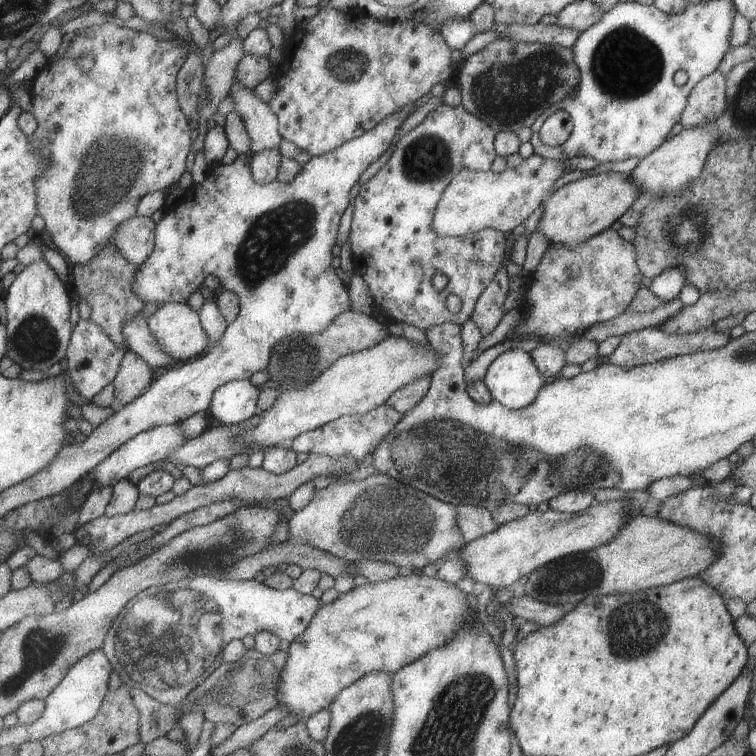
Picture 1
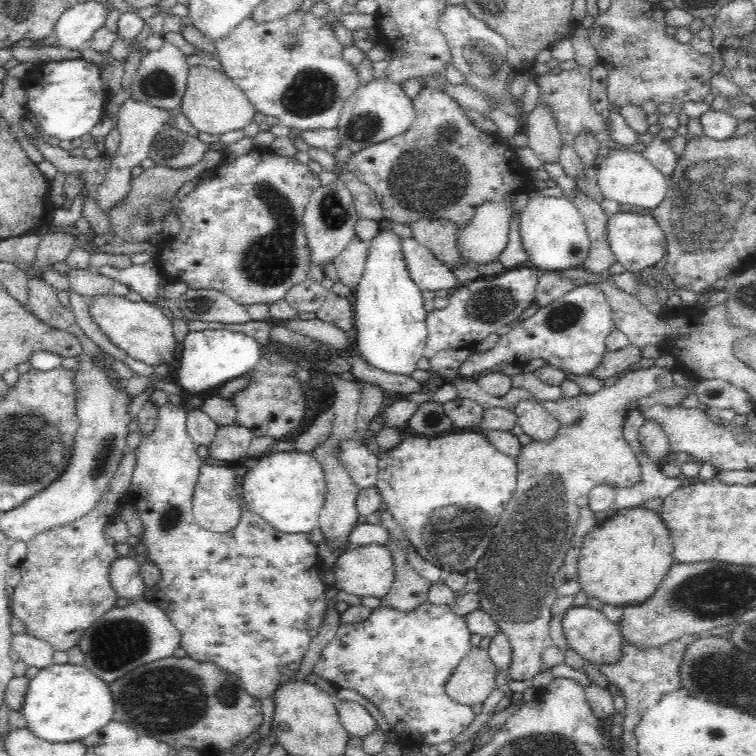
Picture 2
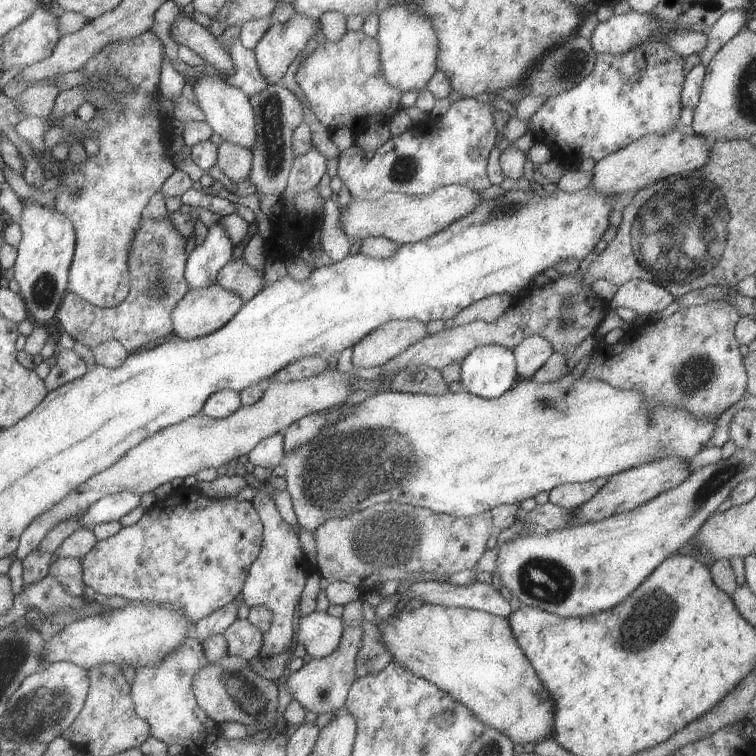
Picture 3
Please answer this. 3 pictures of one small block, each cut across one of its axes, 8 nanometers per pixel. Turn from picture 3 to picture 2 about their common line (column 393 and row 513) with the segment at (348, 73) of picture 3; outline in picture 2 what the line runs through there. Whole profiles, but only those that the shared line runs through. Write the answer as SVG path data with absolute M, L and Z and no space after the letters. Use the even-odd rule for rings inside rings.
M128 450L122 458L117 472L109 480L102 498L98 504L86 512L84 516L70 522L70 524L52 524L48 528L36 532L28 540L27 554L18 567L20 569L20 580L14 587L12 598L10 598L10 612L24 623L24 632L30 636L41 638L50 644L54 650L68 650L76 647L84 633L106 612L114 608L114 604L120 598L120 594L111 585L111 564L118 558L118 552L114 545L106 542L105 526L118 518L114 517L116 508L124 503L120 500L124 494L129 493L131 478L136 470L136 452Z

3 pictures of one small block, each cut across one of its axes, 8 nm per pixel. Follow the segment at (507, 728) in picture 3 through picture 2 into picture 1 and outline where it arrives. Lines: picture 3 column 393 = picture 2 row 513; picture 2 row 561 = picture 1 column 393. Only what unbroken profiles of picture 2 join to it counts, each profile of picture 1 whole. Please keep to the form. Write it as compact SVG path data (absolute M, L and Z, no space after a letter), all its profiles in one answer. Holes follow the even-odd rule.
M423 574L398 576L391 580L368 582L347 594L341 593L333 602L324 604L307 630L287 645L289 660L279 684L279 706L289 708L289 714L301 722L309 720L317 712L328 709L350 684L371 672L385 671L394 675L431 650L453 642L463 626L479 626L475 608L459 586L436 577Z

